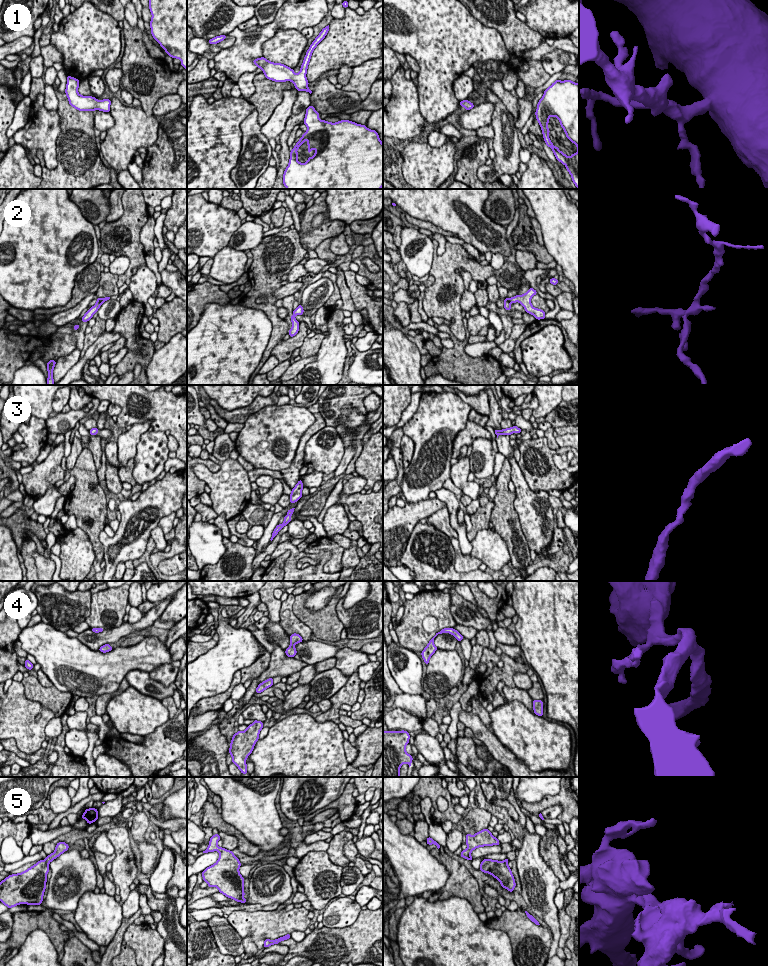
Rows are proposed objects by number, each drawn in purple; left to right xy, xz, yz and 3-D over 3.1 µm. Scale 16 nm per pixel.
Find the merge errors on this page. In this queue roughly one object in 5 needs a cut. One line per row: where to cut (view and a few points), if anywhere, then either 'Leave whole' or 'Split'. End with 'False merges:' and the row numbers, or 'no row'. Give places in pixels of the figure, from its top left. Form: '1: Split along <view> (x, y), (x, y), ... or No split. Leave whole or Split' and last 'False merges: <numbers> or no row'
1: No split. Leave whole
2: Split along yz (508, 298), (509, 302). Split
3: No split. Leave whole
4: No split. Leave whole
5: No split. Leave whole
False merges: 2

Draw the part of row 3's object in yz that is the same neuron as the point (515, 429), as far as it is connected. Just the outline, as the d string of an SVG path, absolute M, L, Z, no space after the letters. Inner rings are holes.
M513 426L513 427L510 427L510 428L507 428L507 429L502 429L501 431L497 430L497 429L494 429L494 432L495 432L497 438L500 434L509 436L514 432L519 434L519 433L521 433L521 431L522 430L520 428L518 428L517 426Z

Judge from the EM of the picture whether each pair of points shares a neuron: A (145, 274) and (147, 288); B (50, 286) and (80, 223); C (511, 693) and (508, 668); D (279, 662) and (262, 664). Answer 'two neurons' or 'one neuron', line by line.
A: one neuron
B: one neuron
C: two neurons
D: two neurons

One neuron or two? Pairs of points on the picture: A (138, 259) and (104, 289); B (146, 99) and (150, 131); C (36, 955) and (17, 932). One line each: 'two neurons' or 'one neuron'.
A: two neurons
B: two neurons
C: two neurons

